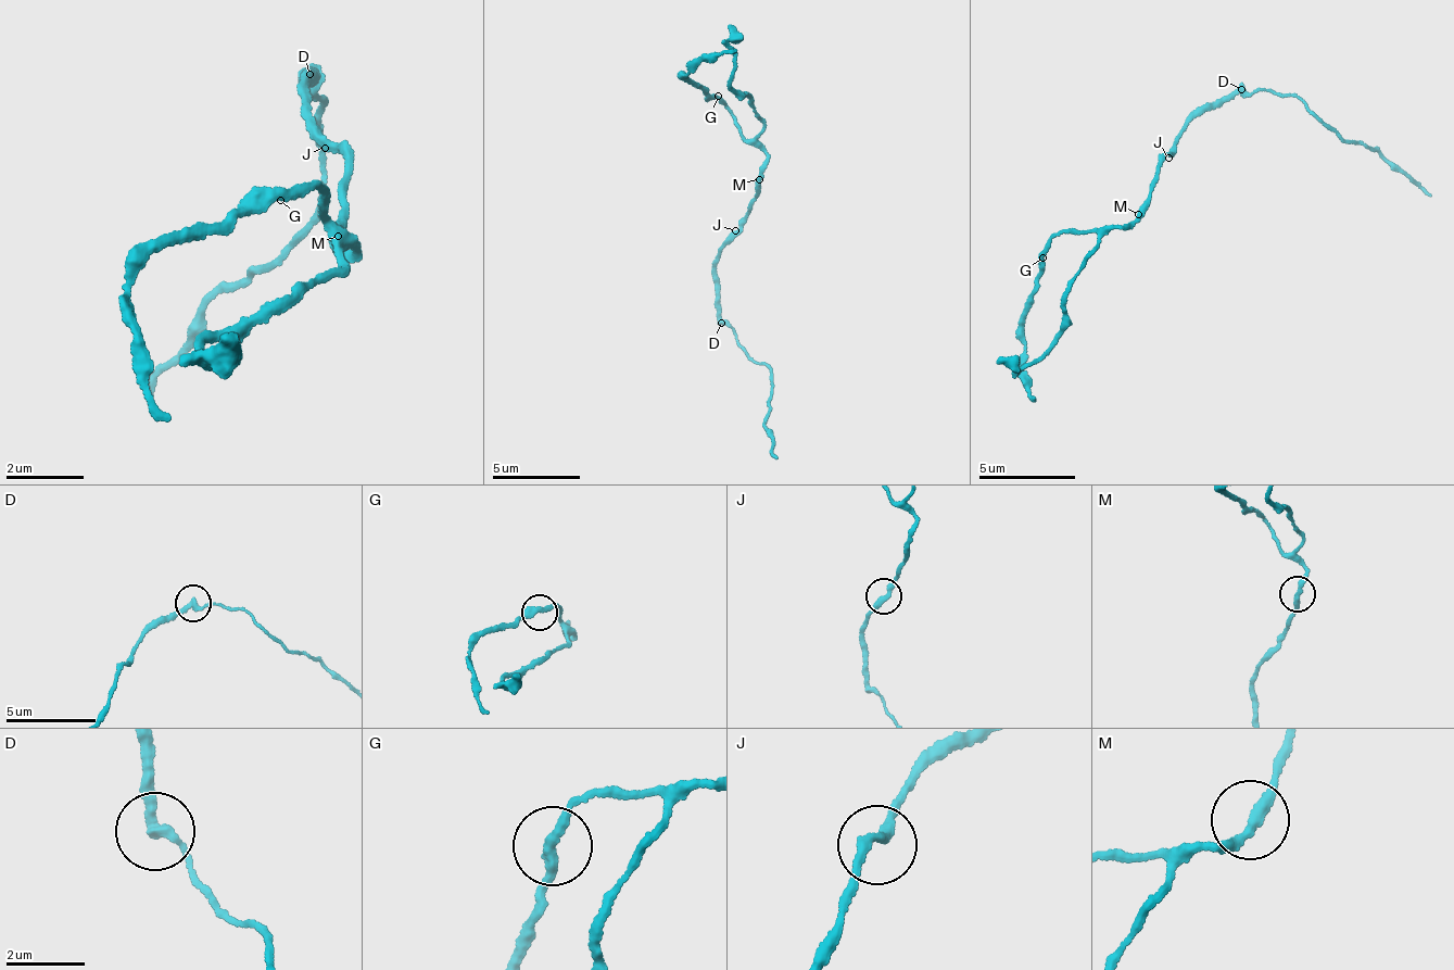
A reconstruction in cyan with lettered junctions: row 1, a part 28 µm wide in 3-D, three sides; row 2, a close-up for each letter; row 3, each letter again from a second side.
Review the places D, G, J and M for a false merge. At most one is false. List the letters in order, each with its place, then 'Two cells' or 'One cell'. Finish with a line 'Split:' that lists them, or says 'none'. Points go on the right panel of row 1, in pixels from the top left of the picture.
D: Place: (1241, 89). Two cells
G: Place: (1042, 257). One cell
J: Place: (1168, 158). One cell
M: Place: (1138, 214). One cell
Split: D

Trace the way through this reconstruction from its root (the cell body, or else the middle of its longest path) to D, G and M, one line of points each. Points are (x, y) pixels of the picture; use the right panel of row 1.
D: (1162, 162), (1162, 158), (1172, 151), (1178, 129), (1196, 116), (1217, 109), (1241, 90)
G: (1162, 162), (1158, 177), (1151, 183), (1151, 203), (1138, 218), (1103, 231), (1065, 230), (1047, 244), (1042, 257)
M: (1162, 162), (1158, 177), (1151, 183), (1151, 203), (1138, 214)

